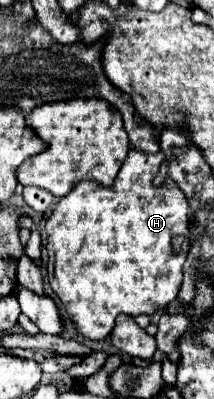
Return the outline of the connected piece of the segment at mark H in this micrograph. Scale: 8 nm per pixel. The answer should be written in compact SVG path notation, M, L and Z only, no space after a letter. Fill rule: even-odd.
M130 150L114 184L102 186L98 182L78 182L64 198L60 198L46 220L48 232L48 280L54 294L64 304L66 312L74 320L78 332L90 340L104 340L114 328L114 320L120 312L128 316L154 314L156 310L166 310L170 302L176 300L182 282L182 264L188 252L188 198L182 190L166 178L164 184L154 186L152 178L164 160L162 152L148 154L140 150ZM184 236L182 252L174 252L172 238Z

